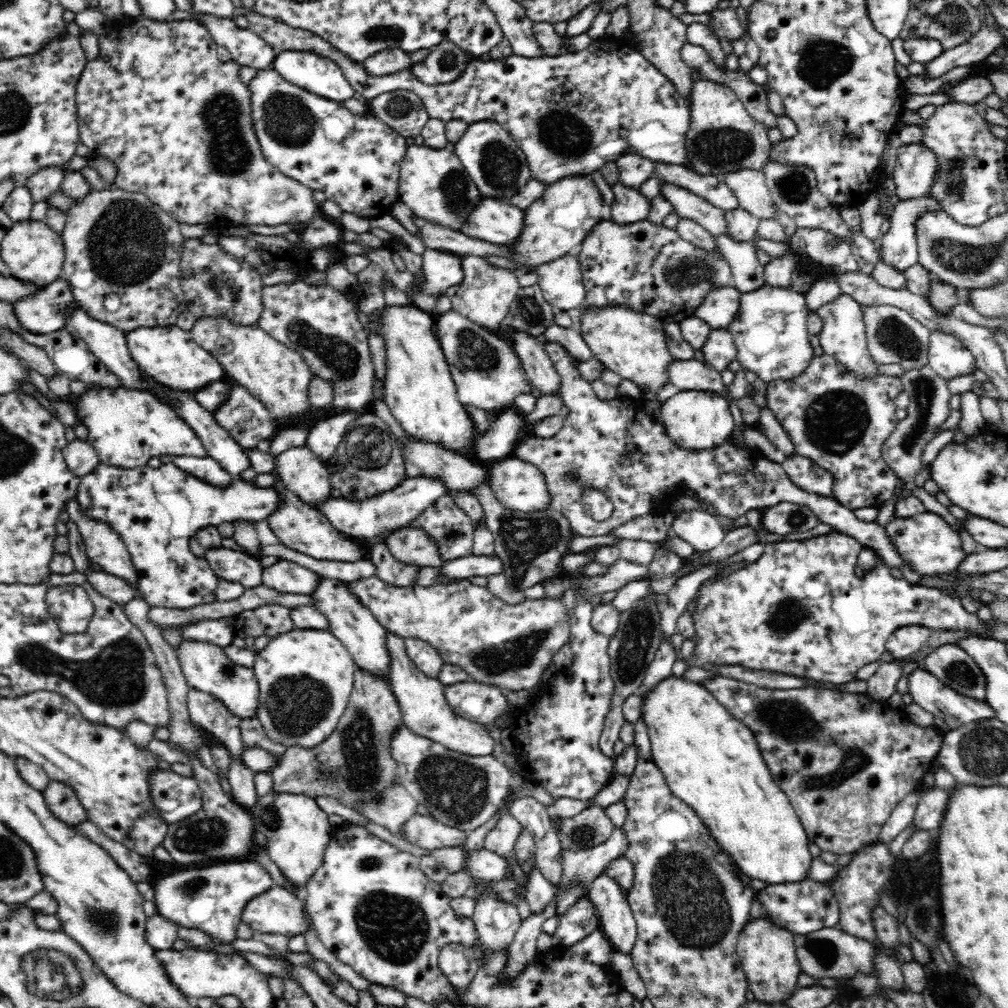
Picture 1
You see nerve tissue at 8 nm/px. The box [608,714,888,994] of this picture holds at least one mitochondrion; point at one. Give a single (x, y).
(688, 888)

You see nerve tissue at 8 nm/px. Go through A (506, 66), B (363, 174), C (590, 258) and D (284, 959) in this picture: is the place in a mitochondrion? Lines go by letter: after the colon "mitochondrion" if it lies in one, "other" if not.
A: other
B: other
C: other
D: other

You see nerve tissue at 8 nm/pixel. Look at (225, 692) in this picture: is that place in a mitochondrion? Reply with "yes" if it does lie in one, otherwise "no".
no

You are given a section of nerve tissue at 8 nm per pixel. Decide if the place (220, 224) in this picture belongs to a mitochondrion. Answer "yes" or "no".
no

